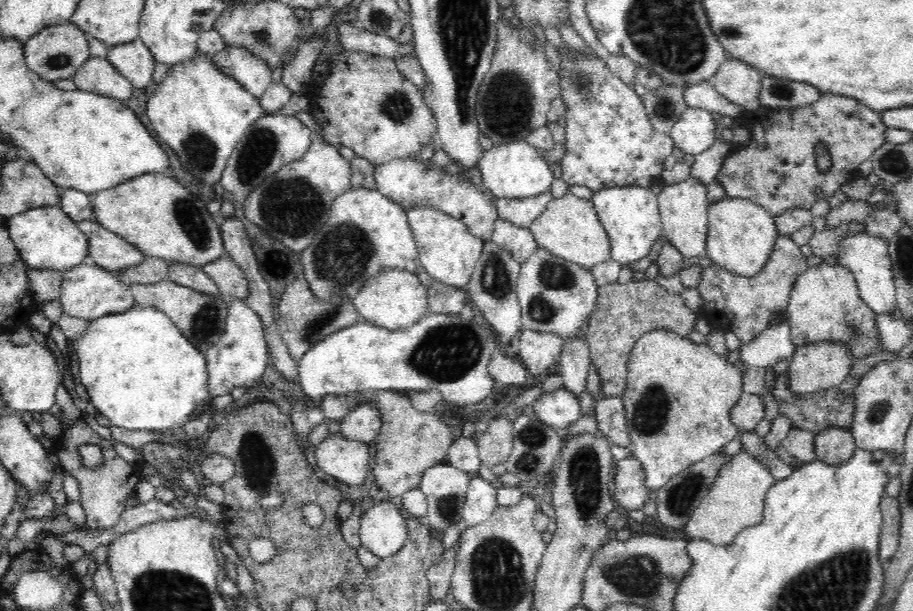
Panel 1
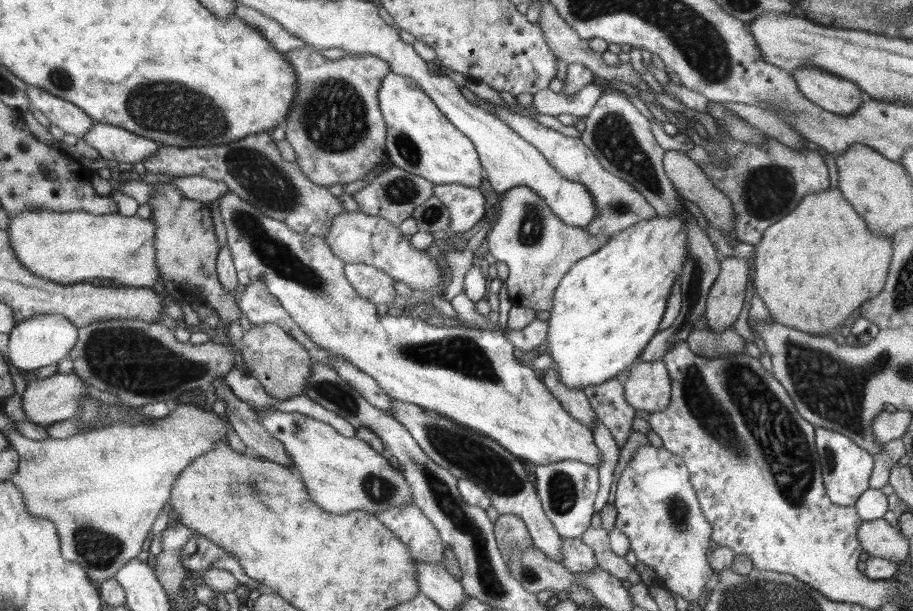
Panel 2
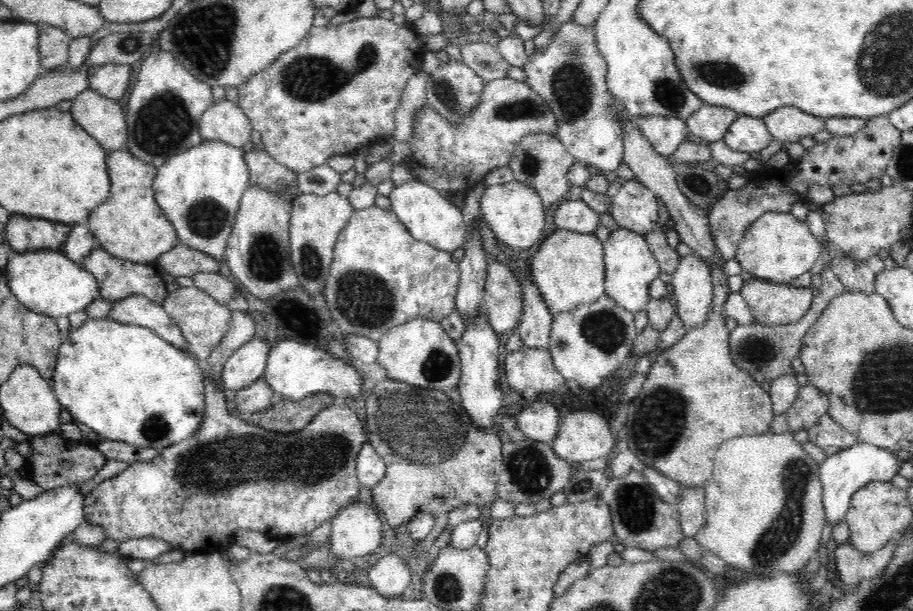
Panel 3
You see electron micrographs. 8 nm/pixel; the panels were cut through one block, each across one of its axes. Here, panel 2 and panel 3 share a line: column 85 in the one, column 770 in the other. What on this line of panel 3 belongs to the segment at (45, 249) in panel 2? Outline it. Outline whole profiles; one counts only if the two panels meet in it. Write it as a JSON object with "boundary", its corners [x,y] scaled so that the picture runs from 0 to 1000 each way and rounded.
{"boundary":[[[841,345],[832,352],[815,381],[808,401],[805,424],[815,445],[841,463],[864,465],[881,445],[885,445],[896,419],[900,401],[895,393],[884,365],[874,360],[866,347]]]}

